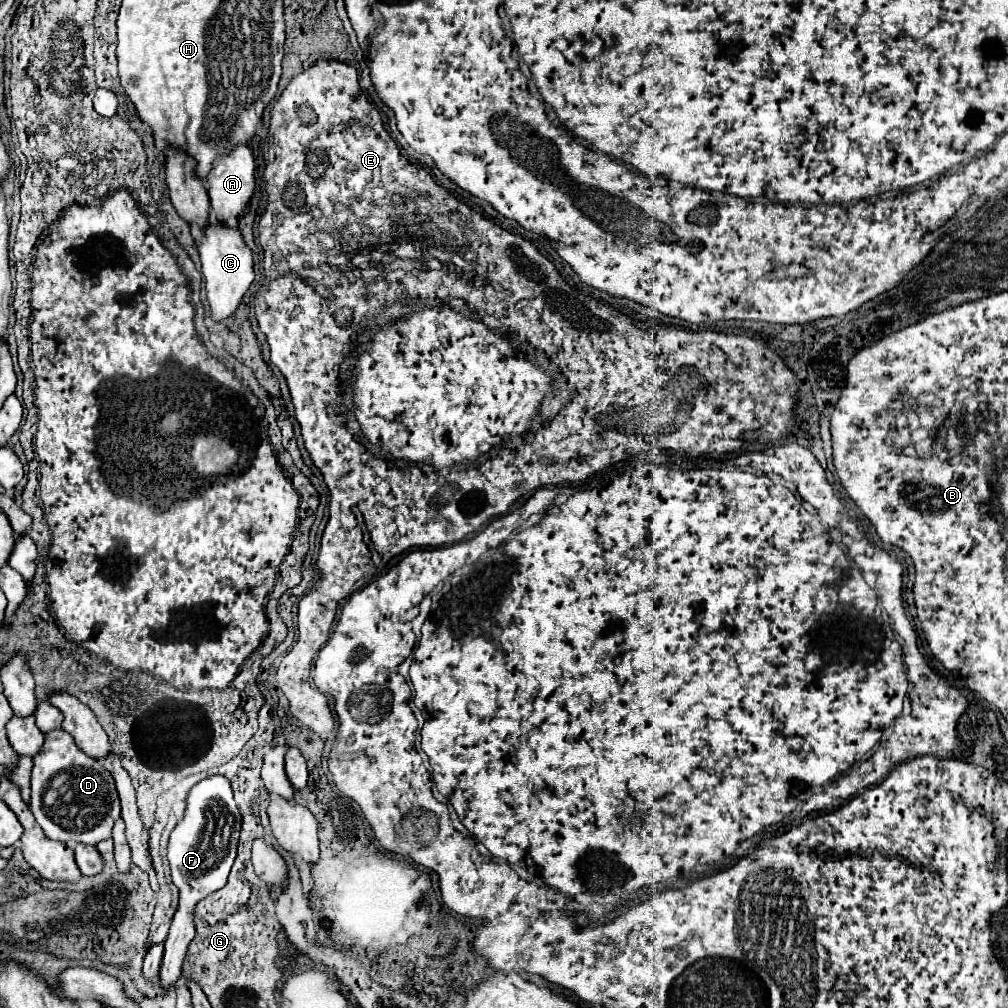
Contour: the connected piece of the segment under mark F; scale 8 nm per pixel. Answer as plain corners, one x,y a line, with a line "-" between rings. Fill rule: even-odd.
209,776
195,784
187,794
187,806
181,822
173,828
167,846
167,860
171,866
171,880
179,888
179,908
173,916
169,936
161,944
153,944
143,962
143,974
149,980
157,980
159,966
161,966
161,984
171,988
177,978
181,976
181,962
185,958
185,950
195,936
193,926
193,908
199,900
209,896
215,890
221,890
227,882
231,866
237,856
239,832
241,832
241,814
237,802
233,798
231,782
225,776
-
209,818
209,828
207,828
-
165,946
165,956
163,956
-
163,958
163,962
161,962

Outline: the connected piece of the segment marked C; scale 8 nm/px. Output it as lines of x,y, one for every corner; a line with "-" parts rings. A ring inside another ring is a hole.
211,218
207,230
203,232
203,240
199,244
199,254
201,254
201,262
203,262
201,272
205,276
205,288
207,288
207,300
211,306
211,318
215,322
223,322
235,314
245,292
249,290
251,282
255,280
251,250
245,246
237,228
219,226
219,222
215,222

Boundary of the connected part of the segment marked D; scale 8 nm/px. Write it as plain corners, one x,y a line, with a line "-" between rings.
53,730
51,734
45,736
43,750
33,758
33,774
31,774
31,802
29,802
31,812
35,814
35,820
39,826
45,830
45,834
51,840
61,840
67,844
97,844
101,840
111,838
113,824
121,818
119,816
119,796
115,782
111,778
111,772
105,770
105,766
83,754
73,738
65,730

